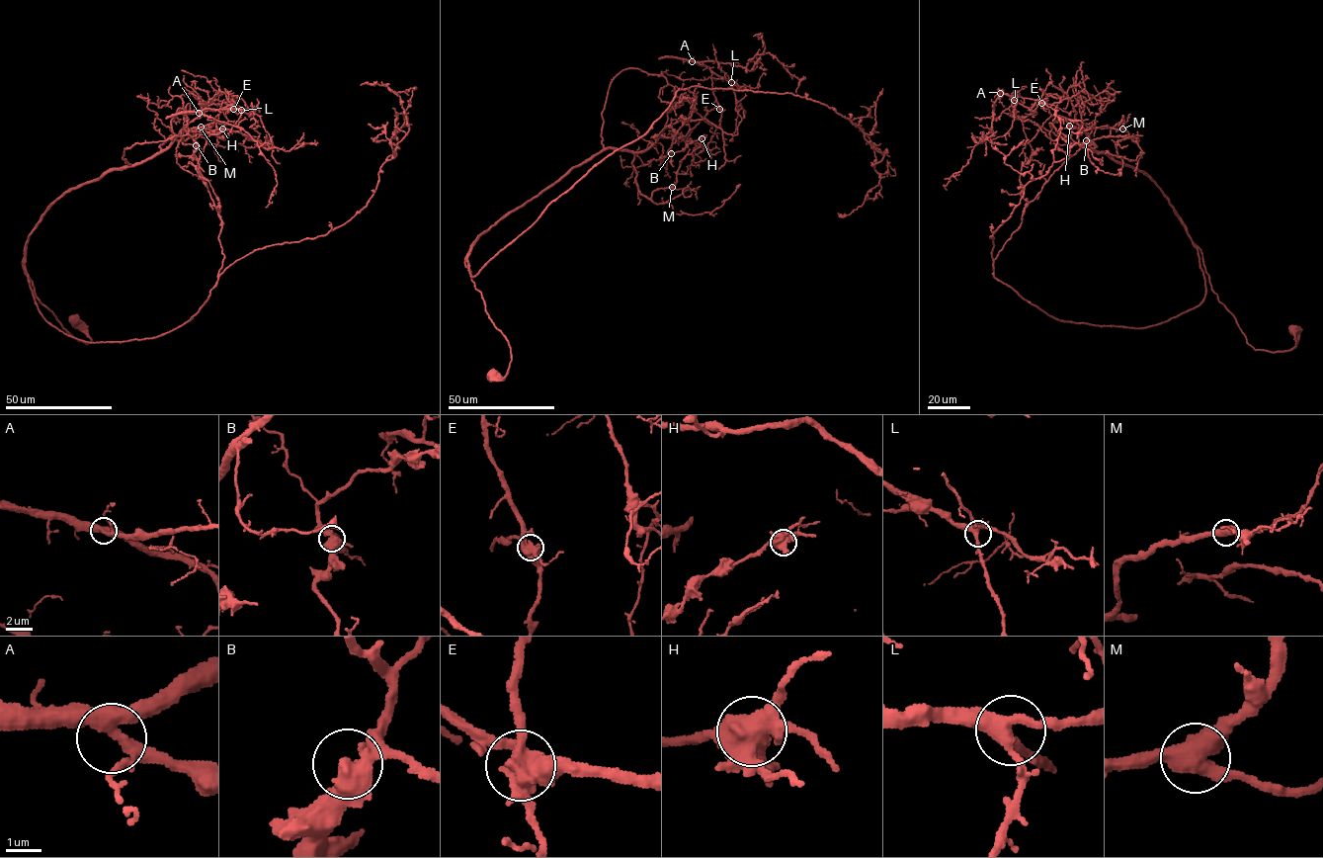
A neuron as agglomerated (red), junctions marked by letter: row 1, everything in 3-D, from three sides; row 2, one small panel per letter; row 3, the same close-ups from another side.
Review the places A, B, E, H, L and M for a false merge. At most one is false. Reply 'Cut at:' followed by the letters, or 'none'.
Cut at: E

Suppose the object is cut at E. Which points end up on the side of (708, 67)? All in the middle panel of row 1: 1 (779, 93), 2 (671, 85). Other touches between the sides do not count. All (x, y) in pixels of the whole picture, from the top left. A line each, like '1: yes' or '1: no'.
1: no
2: no

